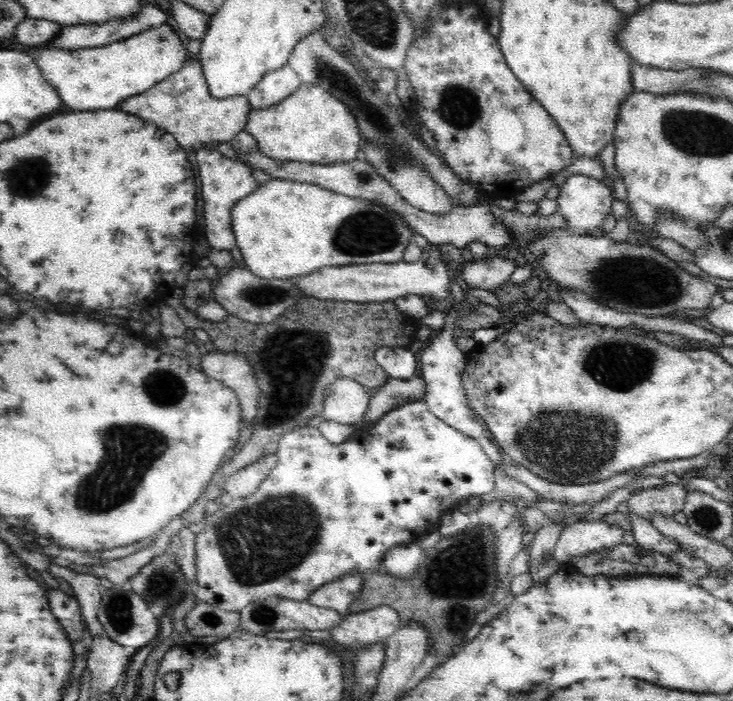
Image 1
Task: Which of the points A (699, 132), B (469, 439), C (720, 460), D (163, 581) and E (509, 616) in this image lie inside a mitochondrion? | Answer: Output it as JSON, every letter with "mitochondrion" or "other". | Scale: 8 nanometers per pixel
{"A":"mitochondrion","B":"other","C":"other","D":"mitochondrion","E":"other"}

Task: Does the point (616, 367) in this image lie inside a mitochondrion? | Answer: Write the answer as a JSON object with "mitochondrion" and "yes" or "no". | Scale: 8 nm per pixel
{"mitochondrion":"yes"}

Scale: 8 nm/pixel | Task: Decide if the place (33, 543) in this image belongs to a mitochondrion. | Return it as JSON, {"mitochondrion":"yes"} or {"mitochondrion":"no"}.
{"mitochondrion":"no"}

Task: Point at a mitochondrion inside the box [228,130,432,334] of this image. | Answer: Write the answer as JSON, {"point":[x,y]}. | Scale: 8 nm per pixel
{"point":[369,232]}

